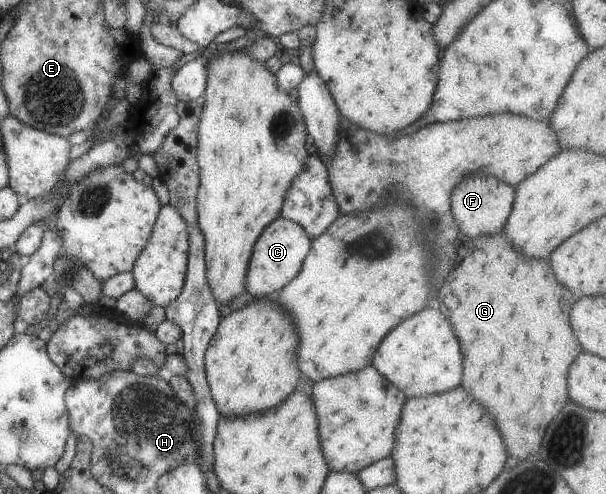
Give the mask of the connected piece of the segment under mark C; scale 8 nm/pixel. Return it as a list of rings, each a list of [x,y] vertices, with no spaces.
[[[277,216],[262,229],[262,233],[252,247],[248,269],[246,269],[246,281],[244,281],[246,292],[254,297],[267,298],[284,287],[300,271],[302,261],[310,249],[310,243],[311,238],[300,225]]]

